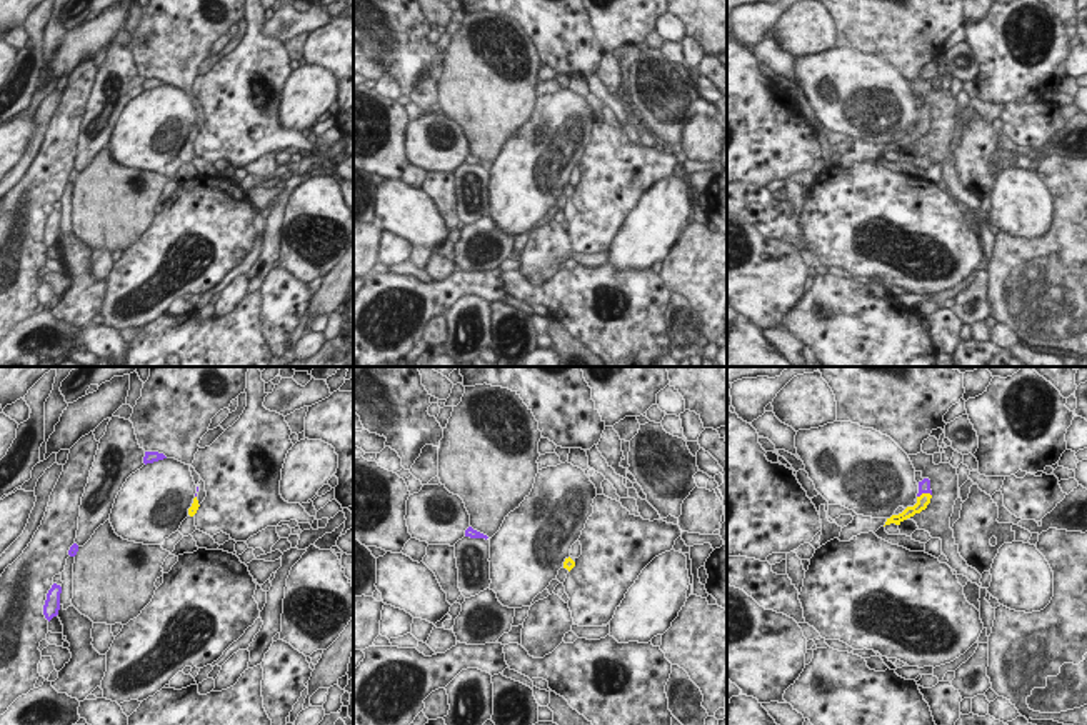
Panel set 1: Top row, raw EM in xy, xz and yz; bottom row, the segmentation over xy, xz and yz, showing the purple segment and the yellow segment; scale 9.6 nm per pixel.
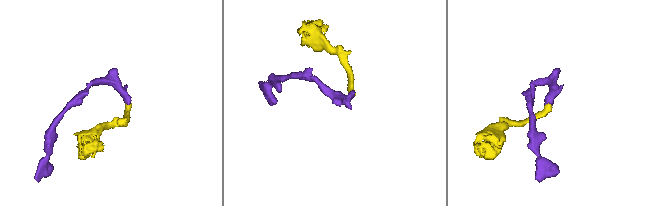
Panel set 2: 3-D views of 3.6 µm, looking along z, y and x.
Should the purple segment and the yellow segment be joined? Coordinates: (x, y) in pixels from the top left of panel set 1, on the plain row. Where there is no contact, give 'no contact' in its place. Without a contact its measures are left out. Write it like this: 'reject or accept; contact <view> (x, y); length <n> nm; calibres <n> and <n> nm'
accept; contact yz (924, 119); length 150 nm; calibres 130 and 120 nm

